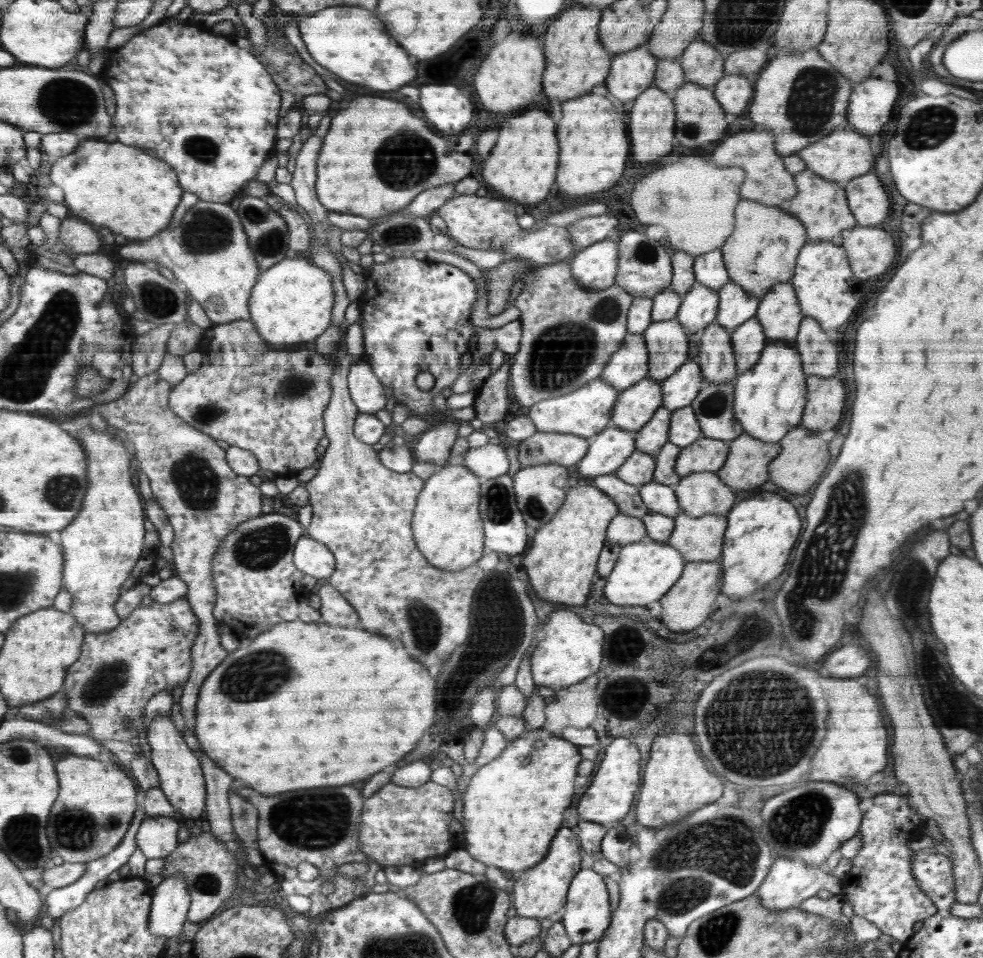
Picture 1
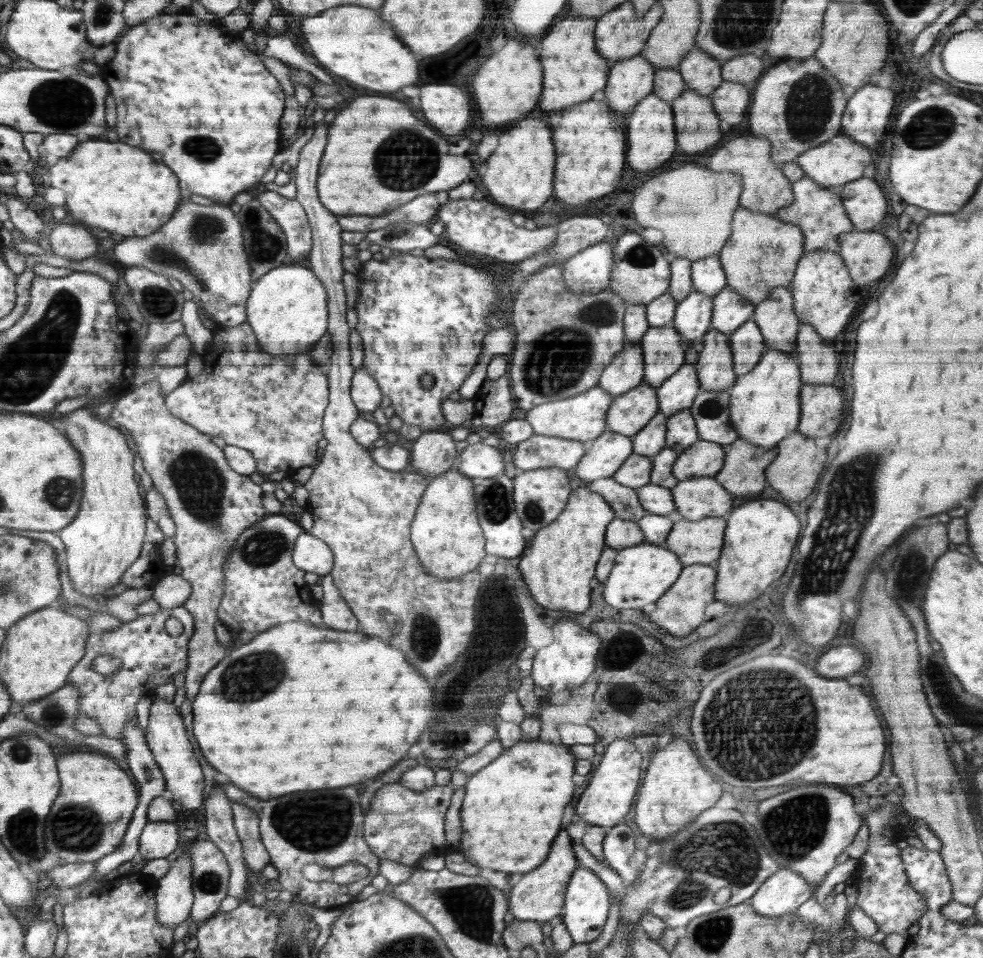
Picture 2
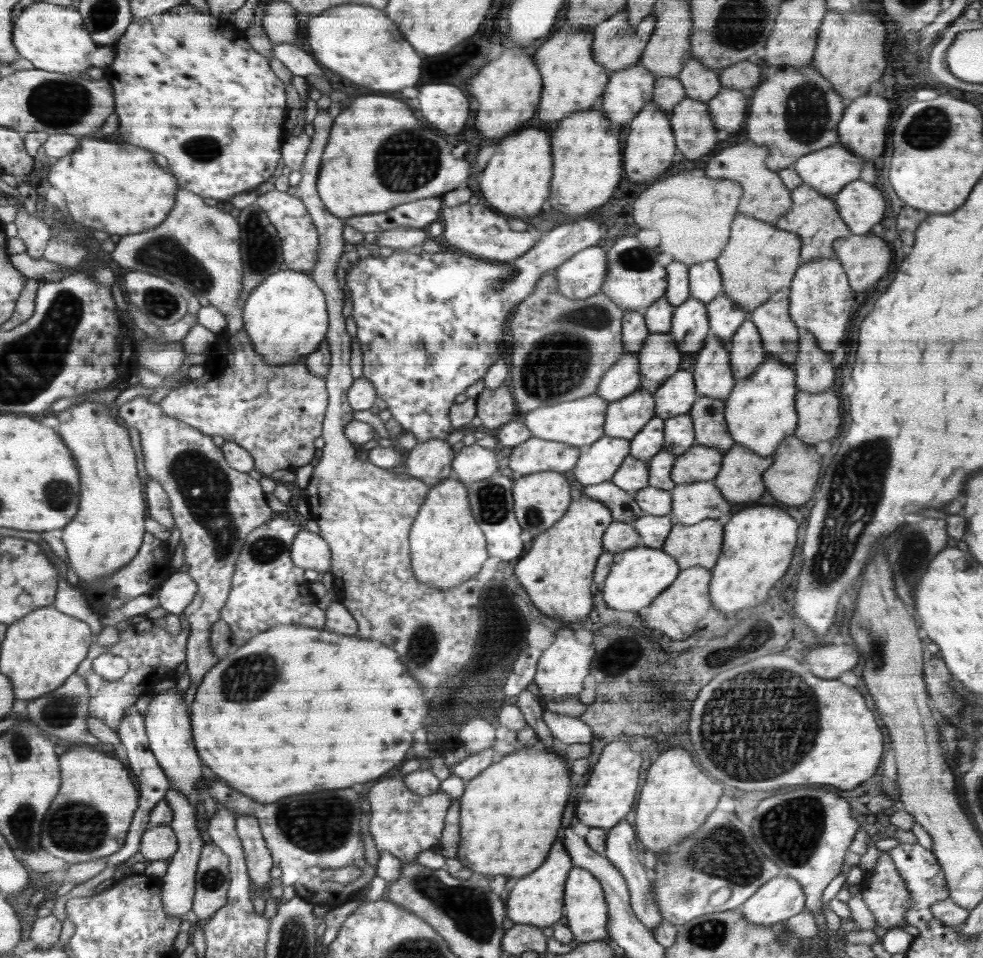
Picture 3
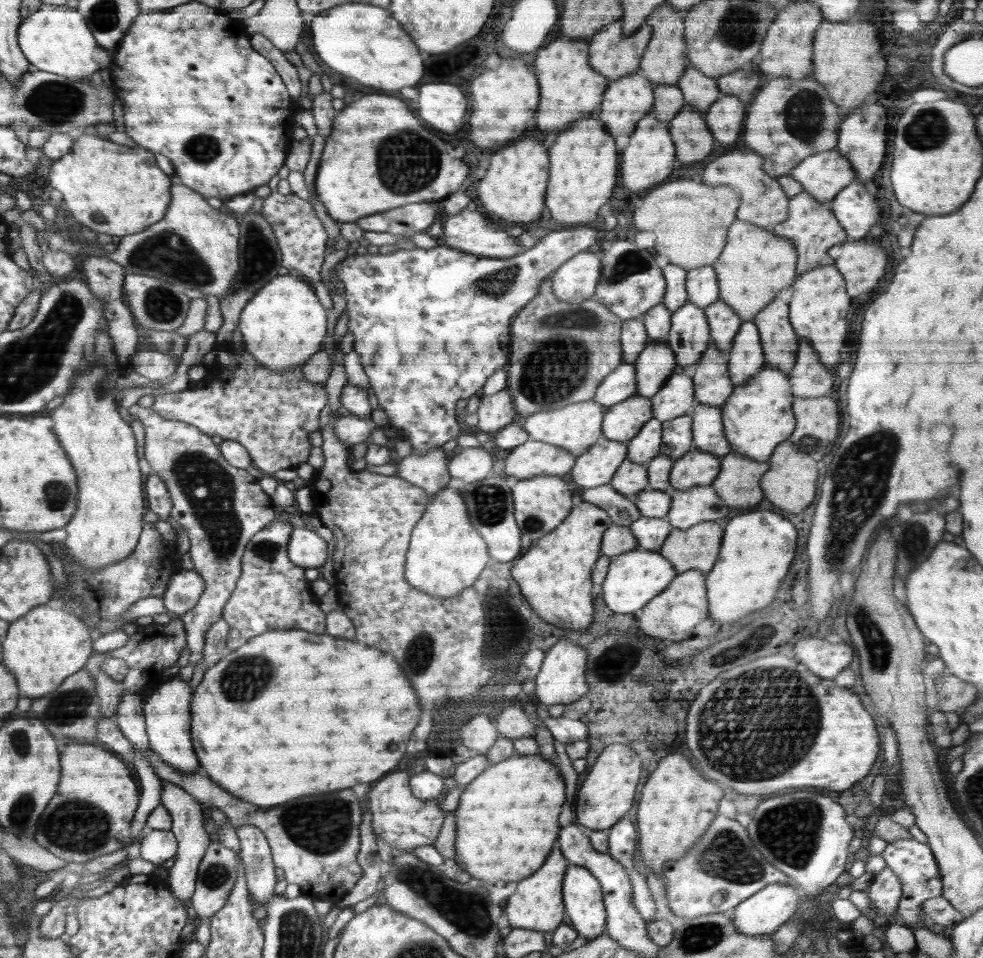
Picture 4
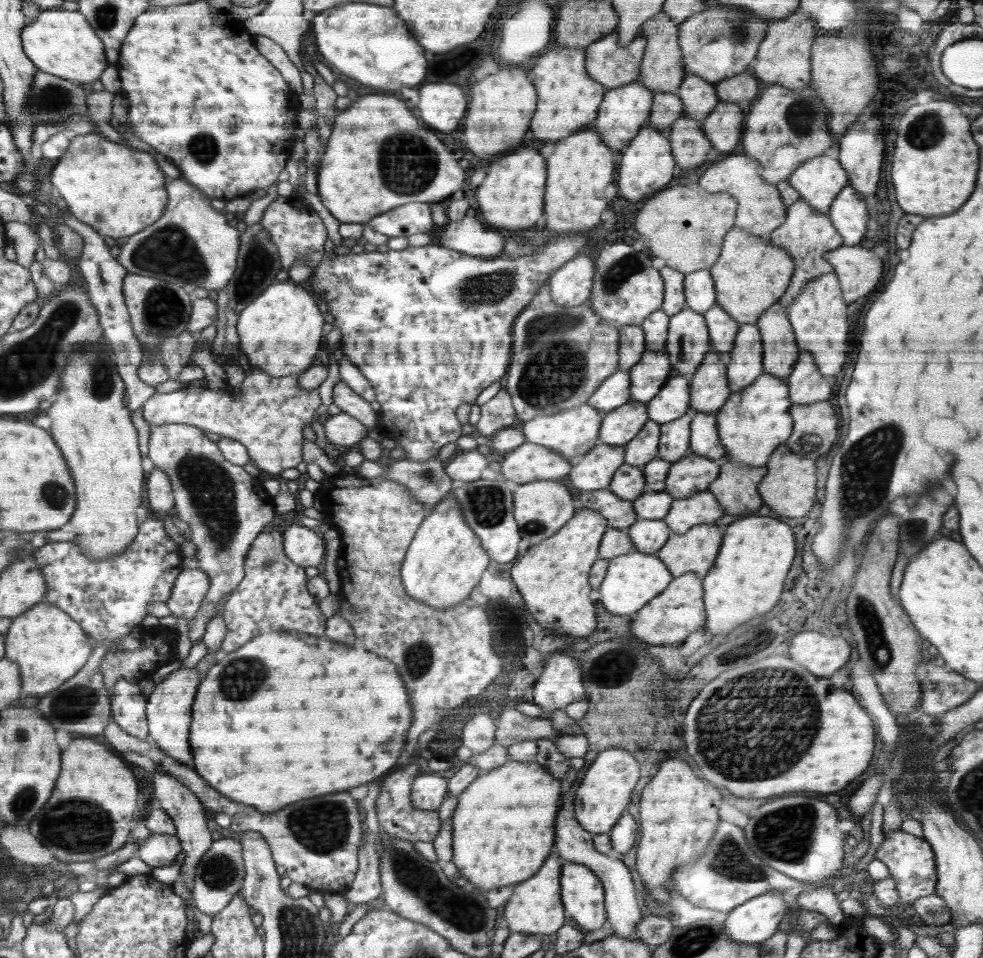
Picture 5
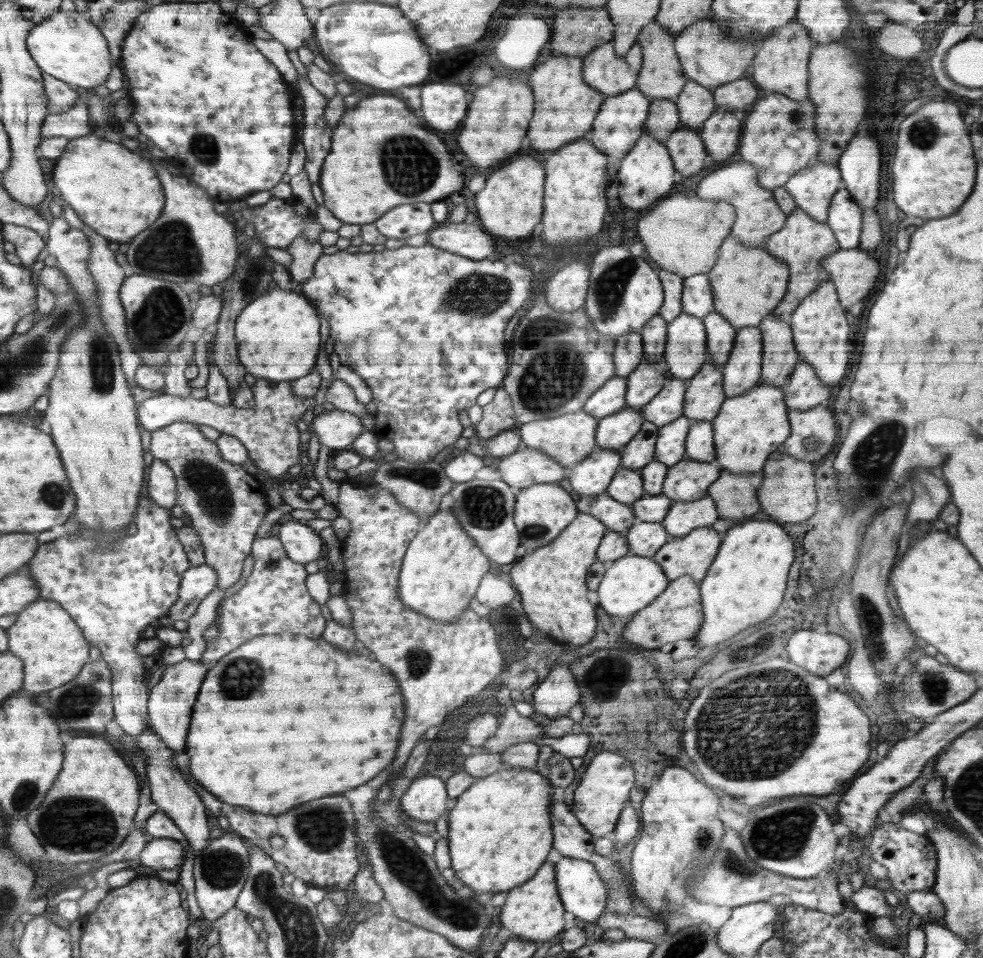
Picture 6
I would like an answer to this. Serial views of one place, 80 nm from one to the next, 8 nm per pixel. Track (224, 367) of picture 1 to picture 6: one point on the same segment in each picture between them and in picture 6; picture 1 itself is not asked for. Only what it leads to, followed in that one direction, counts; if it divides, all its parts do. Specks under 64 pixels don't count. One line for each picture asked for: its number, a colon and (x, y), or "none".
2: (272, 406)
3: (274, 412)
4: (271, 413)
5: (267, 417)
6: (269, 432)

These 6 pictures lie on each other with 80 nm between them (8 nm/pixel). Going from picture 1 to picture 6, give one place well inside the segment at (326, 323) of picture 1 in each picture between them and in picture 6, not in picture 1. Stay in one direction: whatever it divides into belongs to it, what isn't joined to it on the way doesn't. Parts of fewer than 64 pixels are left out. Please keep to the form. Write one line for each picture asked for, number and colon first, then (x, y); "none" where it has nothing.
2: (288, 308)
3: (285, 315)
4: (283, 325)
5: (280, 332)
6: (276, 334)

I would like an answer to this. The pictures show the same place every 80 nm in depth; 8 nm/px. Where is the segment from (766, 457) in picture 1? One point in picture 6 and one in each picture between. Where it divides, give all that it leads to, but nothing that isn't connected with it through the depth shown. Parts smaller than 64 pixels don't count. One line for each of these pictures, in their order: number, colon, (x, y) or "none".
2: (743, 473)
3: (740, 479)
4: (738, 483)
5: (735, 489)
6: (735, 495)

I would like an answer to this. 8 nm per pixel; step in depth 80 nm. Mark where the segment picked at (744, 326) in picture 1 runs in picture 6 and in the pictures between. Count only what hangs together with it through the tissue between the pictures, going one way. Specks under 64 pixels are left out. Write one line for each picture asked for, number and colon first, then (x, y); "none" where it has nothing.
2: (747, 344)
3: (746, 352)
4: (746, 356)
5: (746, 364)
6: (742, 371)

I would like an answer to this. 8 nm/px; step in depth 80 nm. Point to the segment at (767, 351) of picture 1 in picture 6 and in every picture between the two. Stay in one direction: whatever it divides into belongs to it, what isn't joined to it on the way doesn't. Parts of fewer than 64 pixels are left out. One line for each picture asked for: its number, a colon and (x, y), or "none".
2: (764, 408)
3: (760, 412)
4: (757, 416)
5: (751, 425)
6: (749, 427)

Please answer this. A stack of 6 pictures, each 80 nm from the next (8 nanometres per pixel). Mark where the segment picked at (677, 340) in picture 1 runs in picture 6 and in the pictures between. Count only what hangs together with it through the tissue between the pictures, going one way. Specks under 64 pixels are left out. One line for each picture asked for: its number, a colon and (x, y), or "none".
2: (663, 350)
3: (660, 357)
4: (656, 363)
5: (649, 375)
6: (648, 379)

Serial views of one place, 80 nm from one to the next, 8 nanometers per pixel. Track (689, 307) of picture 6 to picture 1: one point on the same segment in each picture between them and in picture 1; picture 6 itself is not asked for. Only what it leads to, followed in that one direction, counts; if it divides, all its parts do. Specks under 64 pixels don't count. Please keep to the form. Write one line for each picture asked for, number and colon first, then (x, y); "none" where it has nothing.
1: (709, 268)
2: (708, 277)
3: (704, 278)
4: (702, 285)
5: (700, 294)

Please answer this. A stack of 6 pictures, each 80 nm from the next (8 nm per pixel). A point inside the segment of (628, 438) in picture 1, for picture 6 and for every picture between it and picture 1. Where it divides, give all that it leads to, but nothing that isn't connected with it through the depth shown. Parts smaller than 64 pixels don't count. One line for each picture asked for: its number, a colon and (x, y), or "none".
2: (604, 456)
3: (598, 462)
4: (596, 467)
5: (594, 472)
6: (592, 476)

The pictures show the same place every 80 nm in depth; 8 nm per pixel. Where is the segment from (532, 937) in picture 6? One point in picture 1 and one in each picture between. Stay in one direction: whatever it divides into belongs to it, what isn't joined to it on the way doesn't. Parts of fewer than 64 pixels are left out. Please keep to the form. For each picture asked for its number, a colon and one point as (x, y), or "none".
1: (541, 891)
2: (540, 894)
3: (536, 899)
4: (536, 904)
5: (535, 907)

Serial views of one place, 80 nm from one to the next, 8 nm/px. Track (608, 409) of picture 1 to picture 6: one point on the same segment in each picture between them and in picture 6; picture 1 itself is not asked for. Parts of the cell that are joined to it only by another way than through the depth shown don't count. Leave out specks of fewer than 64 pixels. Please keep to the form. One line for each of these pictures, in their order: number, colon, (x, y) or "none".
2: (583, 418)
3: (580, 423)
4: (576, 427)
5: (573, 433)
6: (569, 439)

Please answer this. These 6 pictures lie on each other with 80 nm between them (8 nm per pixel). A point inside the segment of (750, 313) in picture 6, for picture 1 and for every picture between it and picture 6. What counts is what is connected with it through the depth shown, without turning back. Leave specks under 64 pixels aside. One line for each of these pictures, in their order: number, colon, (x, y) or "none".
1: (762, 251)
2: (762, 253)
3: (760, 259)
4: (755, 265)
5: (751, 274)

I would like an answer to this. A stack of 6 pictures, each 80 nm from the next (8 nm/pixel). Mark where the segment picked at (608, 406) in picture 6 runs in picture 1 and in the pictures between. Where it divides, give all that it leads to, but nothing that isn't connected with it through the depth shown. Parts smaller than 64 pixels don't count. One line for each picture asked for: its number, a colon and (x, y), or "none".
1: (630, 364)
2: (626, 372)
3: (624, 378)
4: (621, 384)
5: (615, 391)

